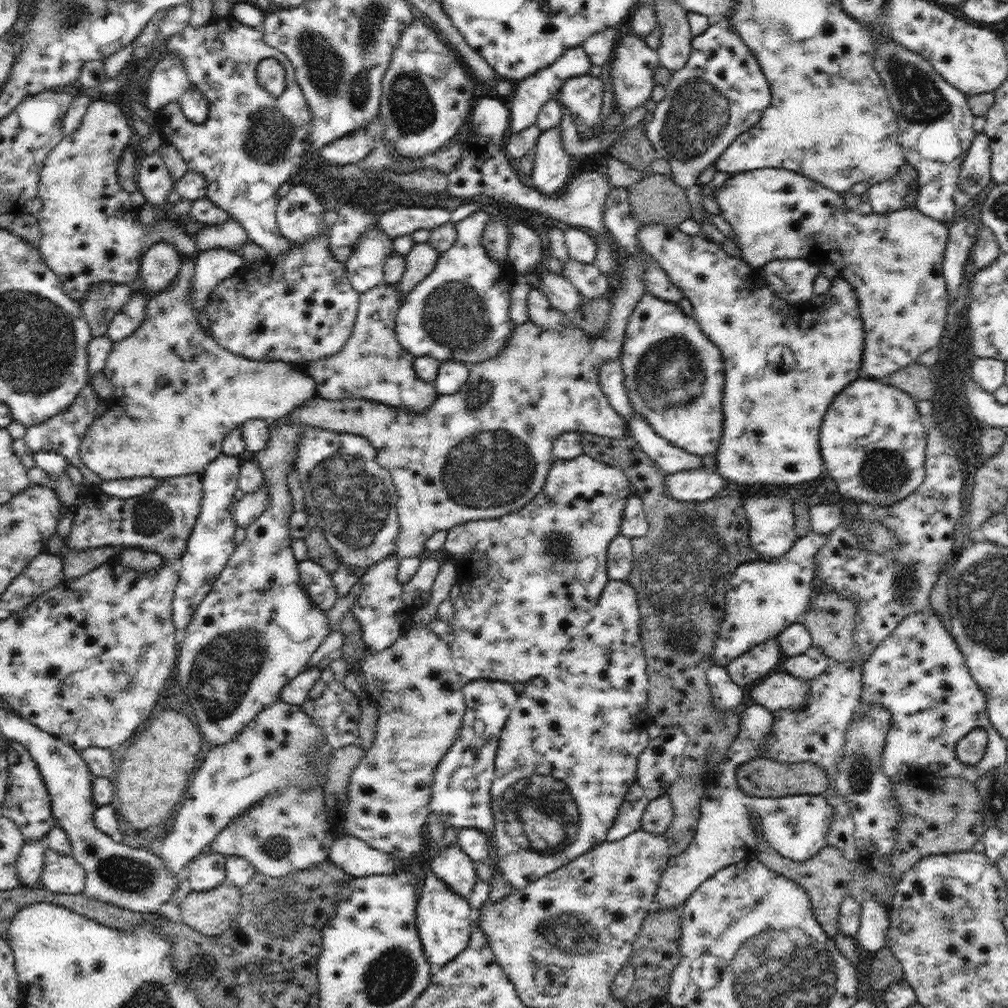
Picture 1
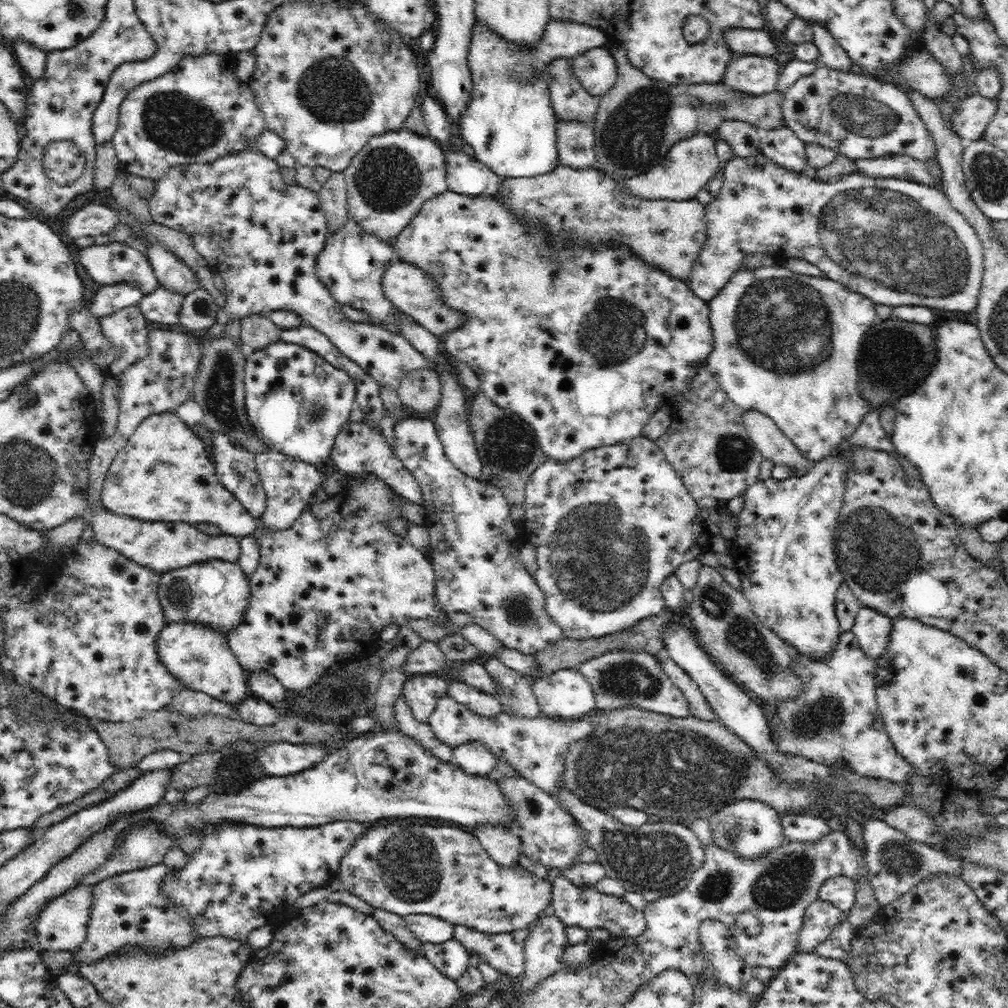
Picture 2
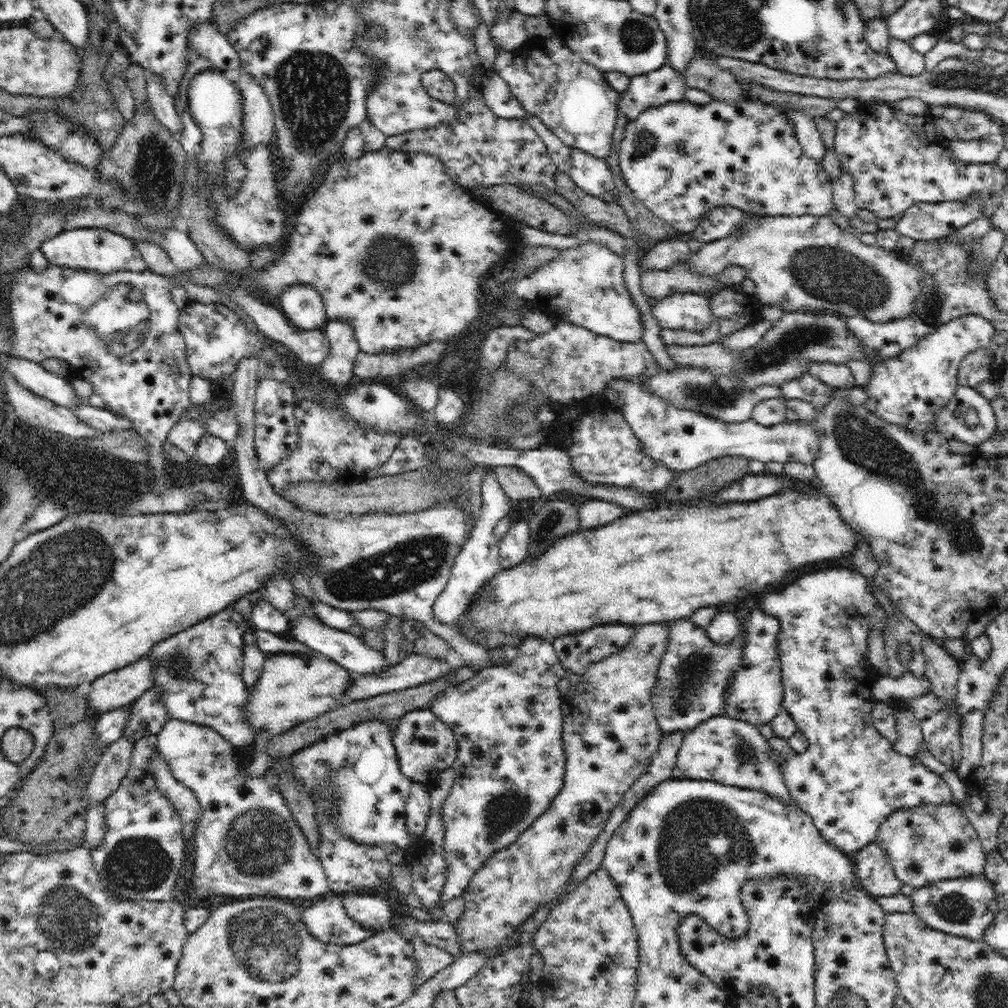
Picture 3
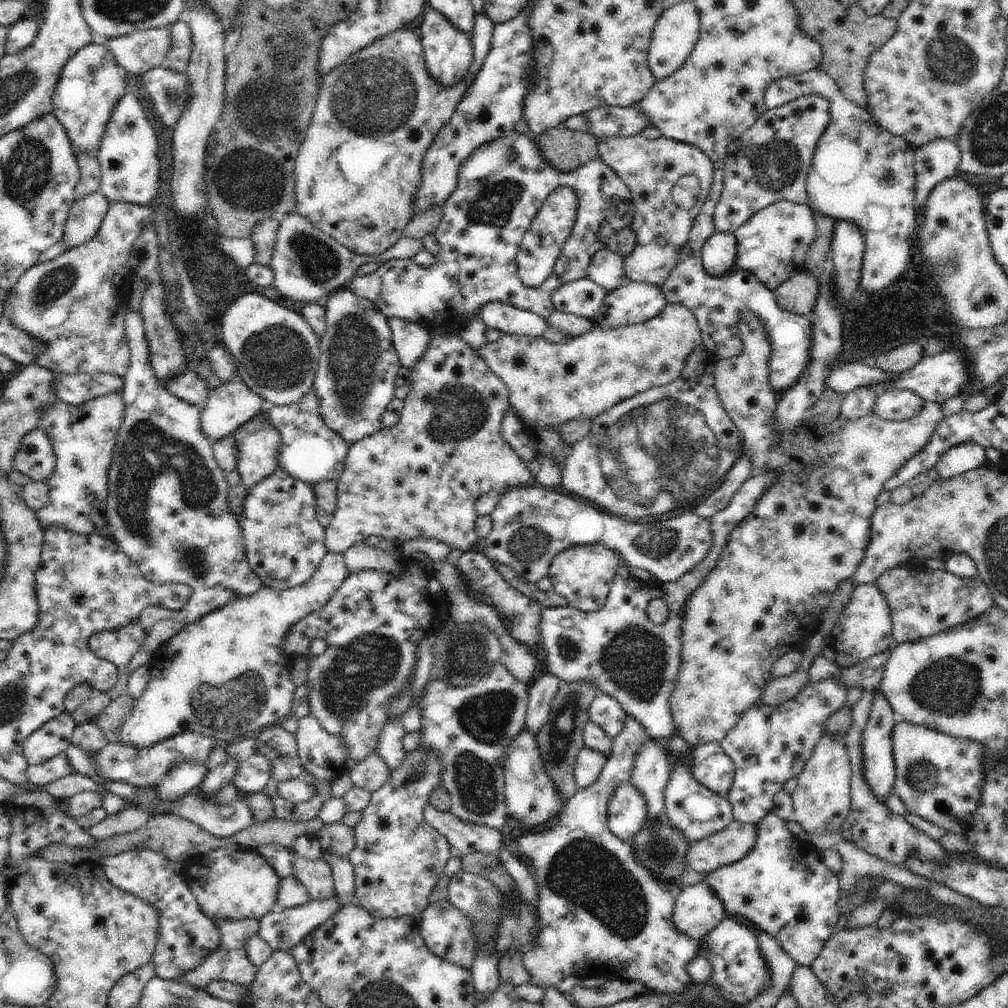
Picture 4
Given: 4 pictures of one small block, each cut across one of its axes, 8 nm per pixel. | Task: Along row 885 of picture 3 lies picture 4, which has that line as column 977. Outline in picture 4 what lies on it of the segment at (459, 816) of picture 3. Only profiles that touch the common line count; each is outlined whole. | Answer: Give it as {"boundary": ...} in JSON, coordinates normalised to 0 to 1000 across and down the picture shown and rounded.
{"boundary":[[[958,438],[940,446],[928,464],[933,475],[944,475],[972,464],[978,458],[977,446],[970,440]]]}

